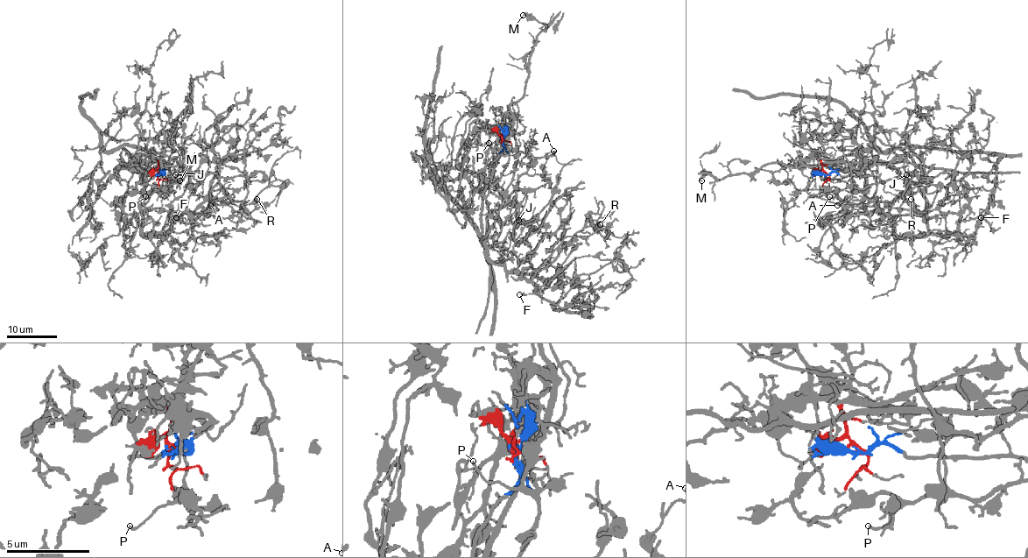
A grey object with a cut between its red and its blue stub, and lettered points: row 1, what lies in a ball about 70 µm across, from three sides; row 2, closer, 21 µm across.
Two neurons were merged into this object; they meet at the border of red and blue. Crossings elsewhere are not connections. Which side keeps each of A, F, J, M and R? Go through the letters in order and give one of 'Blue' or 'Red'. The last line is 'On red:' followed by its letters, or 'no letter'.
A: Blue
F: Blue
J: Blue
M: Red
R: Blue
On red: M

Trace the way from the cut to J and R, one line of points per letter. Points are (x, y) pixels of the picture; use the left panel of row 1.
J: (158, 174), (140, 178), (144, 178), (143, 204), (154, 192), (167, 193), (176, 174)
R: (158, 174), (140, 178), (145, 236), (157, 236), (191, 213), (223, 218), (249, 213), (256, 198)

